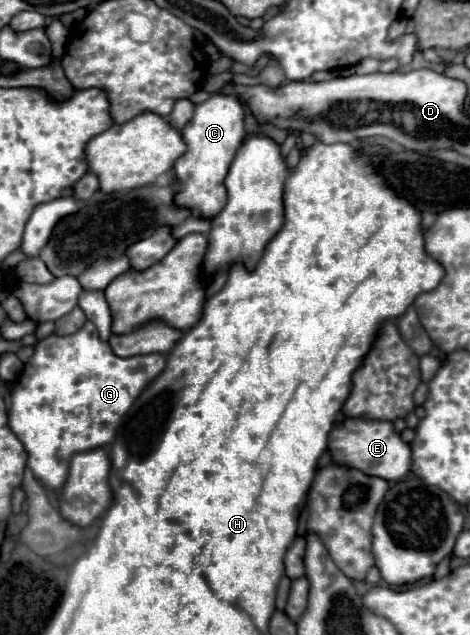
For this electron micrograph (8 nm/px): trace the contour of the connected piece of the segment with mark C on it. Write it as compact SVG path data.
M215 92L205 102L195 106L191 122L187 122L181 132L187 142L187 152L175 162L175 178L179 178L179 202L199 210L205 218L213 218L227 202L227 188L223 180L245 138L243 104L231 94Z

